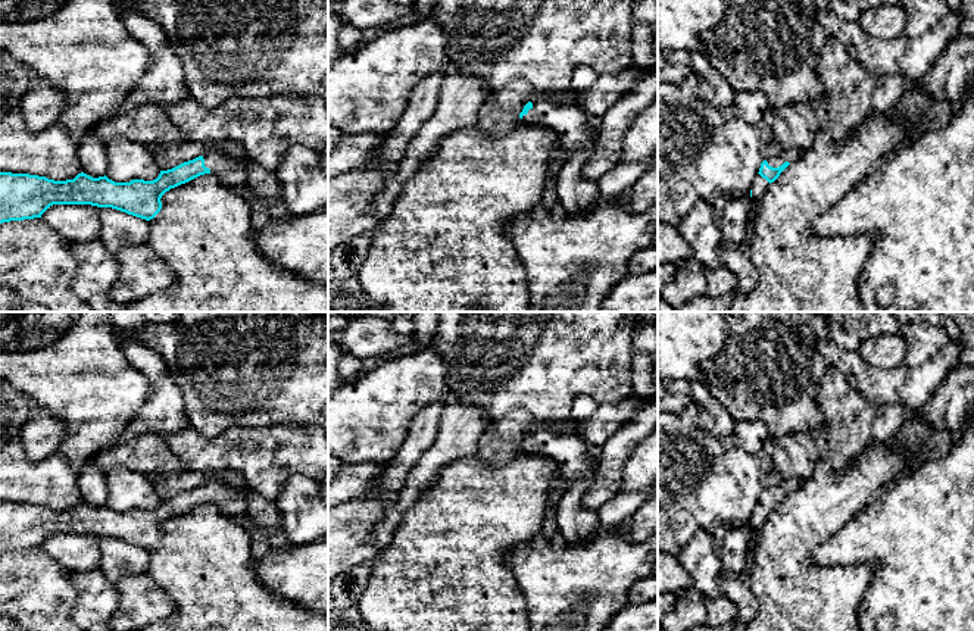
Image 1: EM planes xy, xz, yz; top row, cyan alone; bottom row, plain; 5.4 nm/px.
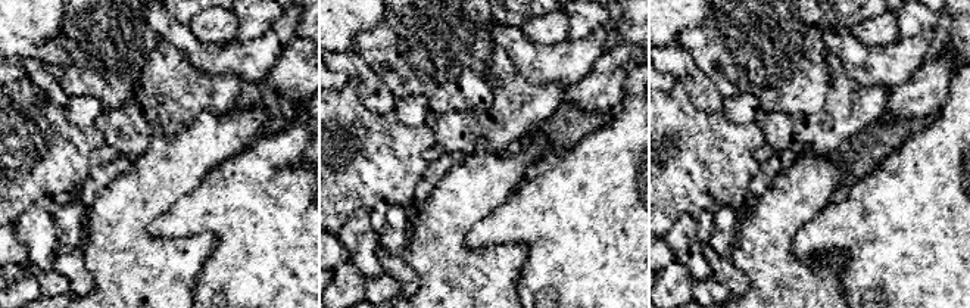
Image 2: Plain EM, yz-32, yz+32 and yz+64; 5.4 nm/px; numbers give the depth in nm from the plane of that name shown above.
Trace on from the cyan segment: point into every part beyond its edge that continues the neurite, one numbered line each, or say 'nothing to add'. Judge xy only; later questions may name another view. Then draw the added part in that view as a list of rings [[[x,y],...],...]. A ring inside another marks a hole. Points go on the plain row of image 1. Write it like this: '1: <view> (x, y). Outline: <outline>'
1: xy (234, 499). Outline: [[[207,481],[203,484],[205,496],[210,499],[212,503],[225,509],[231,516],[240,518],[247,510],[250,488],[224,485],[218,481]]]

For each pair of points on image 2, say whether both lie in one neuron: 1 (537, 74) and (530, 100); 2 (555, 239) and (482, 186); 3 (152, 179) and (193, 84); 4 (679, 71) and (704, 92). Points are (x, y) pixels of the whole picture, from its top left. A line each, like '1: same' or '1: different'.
1: different
2: different
3: different
4: same

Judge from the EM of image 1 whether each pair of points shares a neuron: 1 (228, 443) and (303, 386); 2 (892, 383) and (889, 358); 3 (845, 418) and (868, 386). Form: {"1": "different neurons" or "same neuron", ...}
{"1": "different neurons", "2": "different neurons", "3": "different neurons"}

